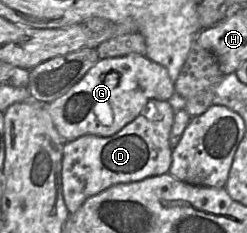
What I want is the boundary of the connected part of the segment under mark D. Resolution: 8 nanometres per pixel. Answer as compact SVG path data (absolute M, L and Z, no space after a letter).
M150 99L140 114L114 135L83 135L65 142L61 180L69 213L76 212L86 199L115 184L168 173L172 162L170 132L174 116L175 111L167 100Z

